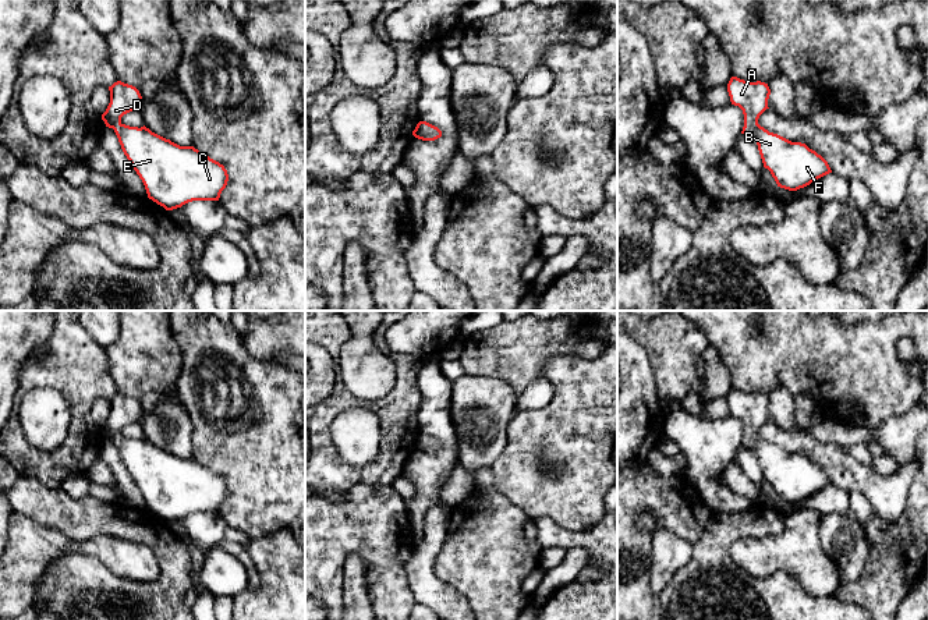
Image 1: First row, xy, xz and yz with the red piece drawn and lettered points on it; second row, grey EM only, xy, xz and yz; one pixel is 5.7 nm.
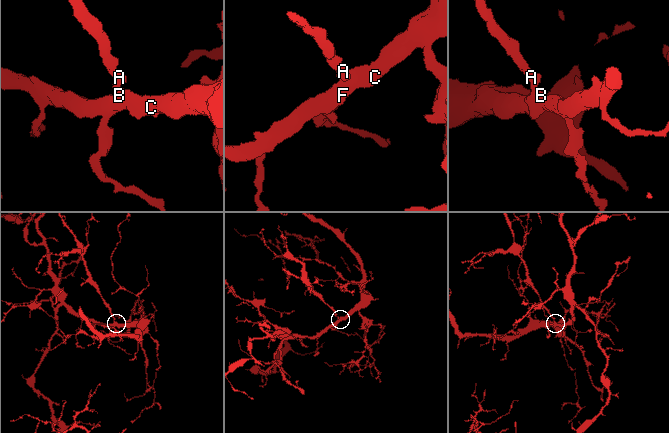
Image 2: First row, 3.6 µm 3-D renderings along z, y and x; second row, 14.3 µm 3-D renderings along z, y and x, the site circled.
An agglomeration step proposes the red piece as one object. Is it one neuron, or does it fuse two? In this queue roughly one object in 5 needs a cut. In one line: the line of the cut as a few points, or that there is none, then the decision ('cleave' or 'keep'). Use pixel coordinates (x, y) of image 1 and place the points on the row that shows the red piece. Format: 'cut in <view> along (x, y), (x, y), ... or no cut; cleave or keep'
no cut; keep

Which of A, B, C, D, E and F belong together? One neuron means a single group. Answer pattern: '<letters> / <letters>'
A B C D E F

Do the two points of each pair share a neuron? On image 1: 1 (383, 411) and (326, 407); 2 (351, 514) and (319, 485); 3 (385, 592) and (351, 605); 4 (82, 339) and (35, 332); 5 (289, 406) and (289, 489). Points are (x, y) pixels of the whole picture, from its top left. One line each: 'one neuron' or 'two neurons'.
1: one neuron
2: two neurons
3: two neurons
4: two neurons
5: one neuron

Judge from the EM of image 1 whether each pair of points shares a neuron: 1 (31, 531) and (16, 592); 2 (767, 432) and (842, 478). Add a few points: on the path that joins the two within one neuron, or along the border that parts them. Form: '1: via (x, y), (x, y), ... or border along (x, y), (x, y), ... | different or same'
1: via (29, 546), (24, 562), (16, 571), (16, 577) | same
2: via (786, 439), (803, 442), (824, 459) | same

